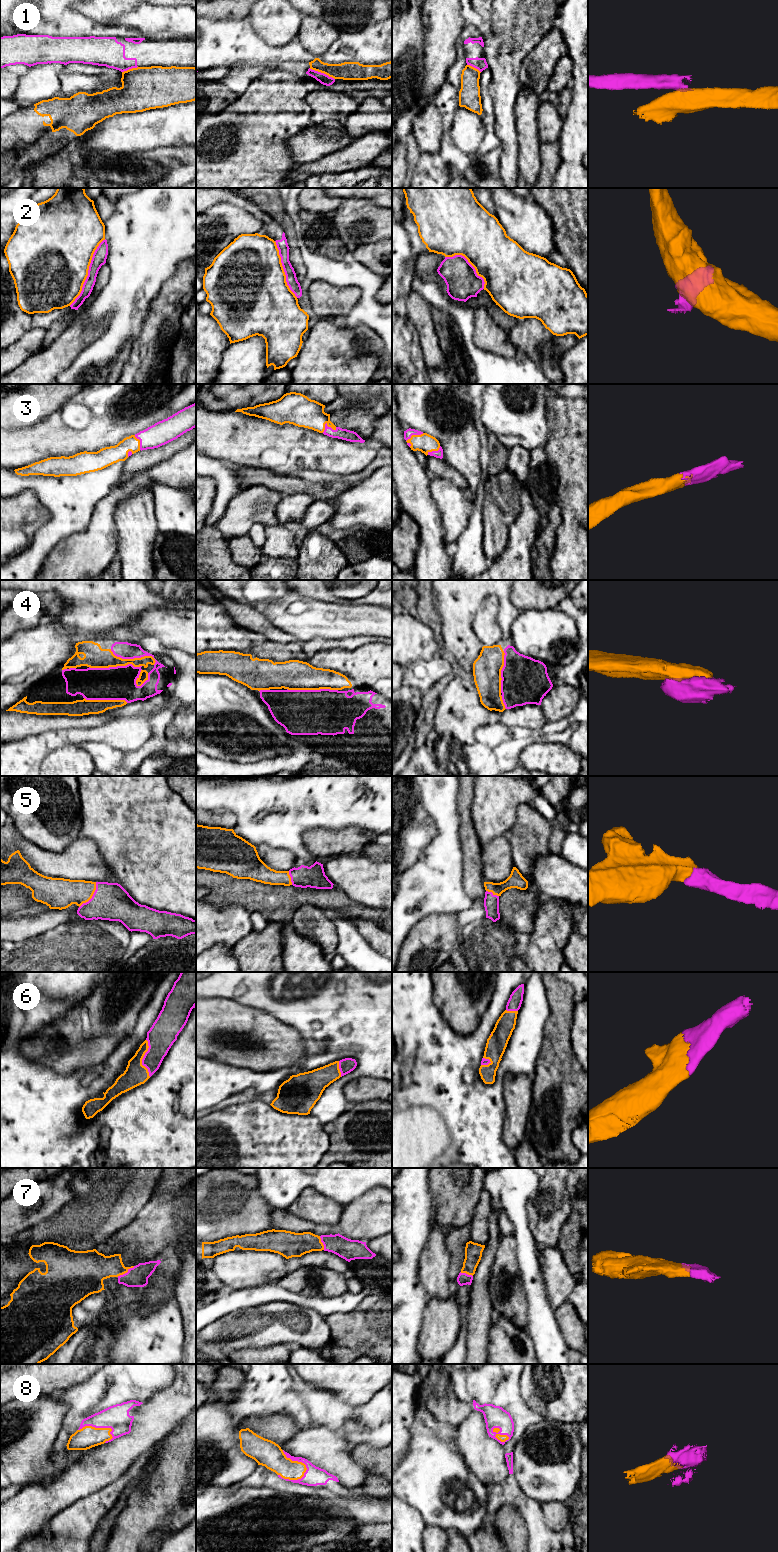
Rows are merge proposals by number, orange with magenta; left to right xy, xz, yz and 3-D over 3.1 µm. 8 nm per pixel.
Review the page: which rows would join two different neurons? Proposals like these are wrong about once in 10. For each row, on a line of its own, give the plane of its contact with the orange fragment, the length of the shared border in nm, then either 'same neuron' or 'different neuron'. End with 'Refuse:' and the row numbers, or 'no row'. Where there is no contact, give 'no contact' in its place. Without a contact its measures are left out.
1: meets orange in xz; contact 220 nm long; different neuron
2: meets orange in xy; contact 600 nm long; different neuron
3: meets orange in yz; contact 160 nm long; same neuron
4: meets orange in xy; contact 420 nm long; same neuron
5: meets orange in xy; contact 240 nm long; same neuron
6: meets orange in xy; contact 300 nm long; same neuron
7: meets orange in xy; contact 170 nm long; same neuron
8: meets orange in xz; contact 280 nm long; same neuron
Refuse: 1, 2

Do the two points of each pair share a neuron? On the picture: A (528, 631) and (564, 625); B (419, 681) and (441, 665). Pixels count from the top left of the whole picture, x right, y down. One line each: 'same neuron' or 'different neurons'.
A: same neuron
B: same neuron

